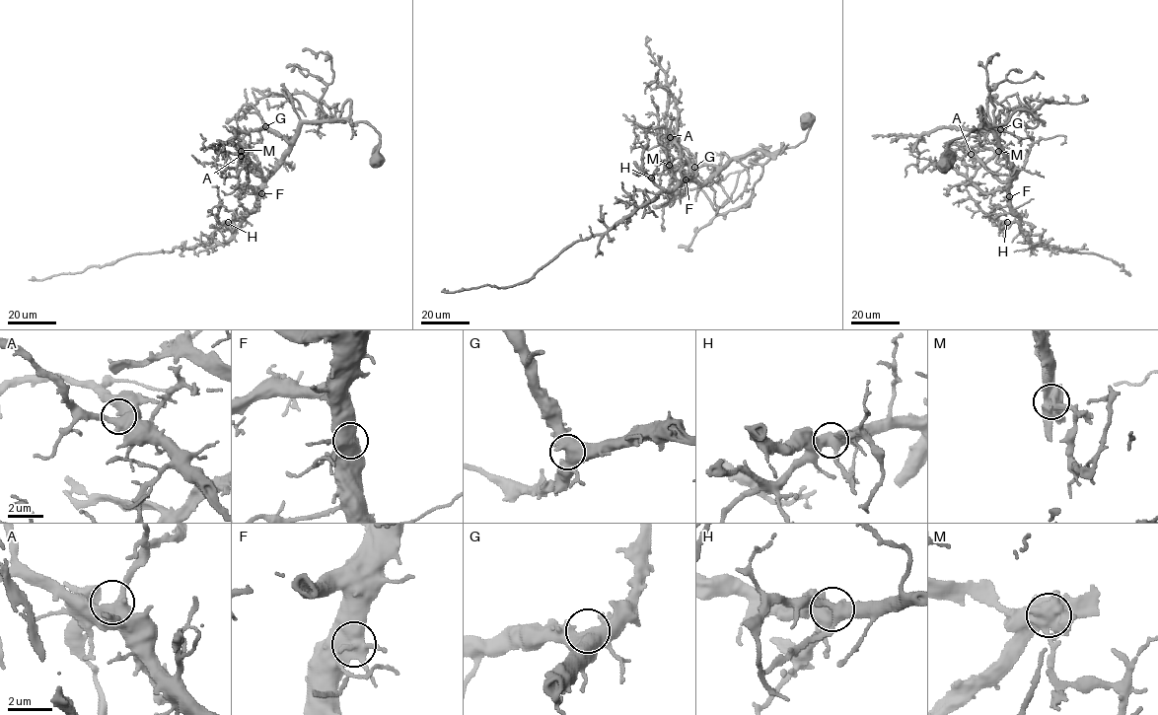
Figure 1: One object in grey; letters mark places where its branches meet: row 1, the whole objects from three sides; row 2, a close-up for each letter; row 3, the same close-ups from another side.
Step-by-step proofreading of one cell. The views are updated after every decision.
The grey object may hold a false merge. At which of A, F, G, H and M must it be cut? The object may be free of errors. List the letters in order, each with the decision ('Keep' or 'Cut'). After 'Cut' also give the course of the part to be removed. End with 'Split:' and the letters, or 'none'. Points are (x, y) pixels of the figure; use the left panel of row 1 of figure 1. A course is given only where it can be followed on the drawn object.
A: Keep
F: Keep
G: Keep
H: Keep
M: Cut. Course of the part to remove: (241, 150), (240, 162), (234, 169), (201, 164), (191, 155)
Split: M

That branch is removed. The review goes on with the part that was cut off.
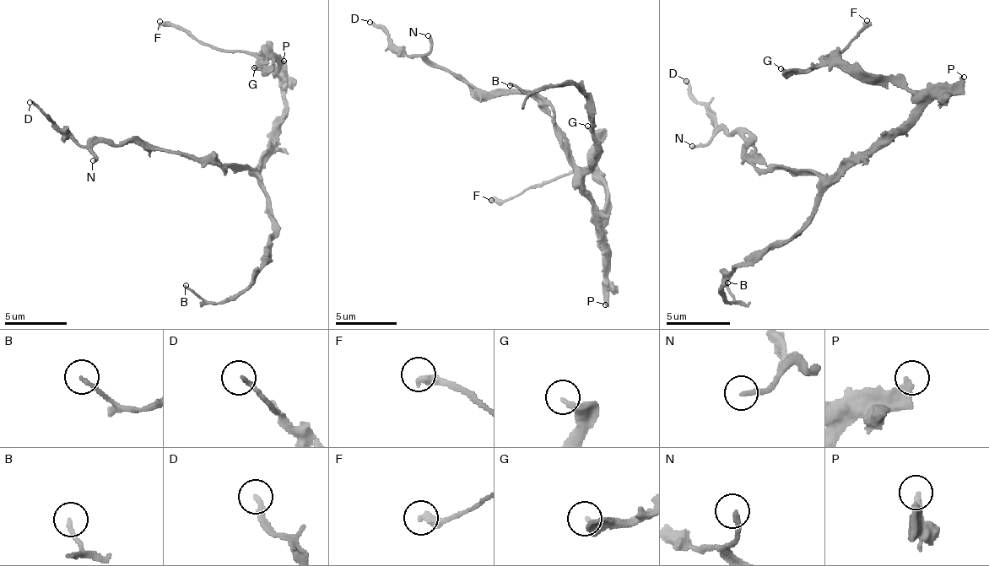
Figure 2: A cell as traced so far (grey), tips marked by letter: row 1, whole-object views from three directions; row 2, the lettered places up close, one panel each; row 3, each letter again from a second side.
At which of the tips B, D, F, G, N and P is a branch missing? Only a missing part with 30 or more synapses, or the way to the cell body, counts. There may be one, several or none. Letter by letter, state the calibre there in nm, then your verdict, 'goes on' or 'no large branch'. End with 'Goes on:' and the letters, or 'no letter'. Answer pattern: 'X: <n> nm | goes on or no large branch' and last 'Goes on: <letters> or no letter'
B: 140 nm | no large branch
D: 180 nm | no large branch
F: 360 nm | no large branch
G: 220 nm | goes on
N: 200 nm | no large branch
P: 400 nm | goes on
Goes on: G, P

